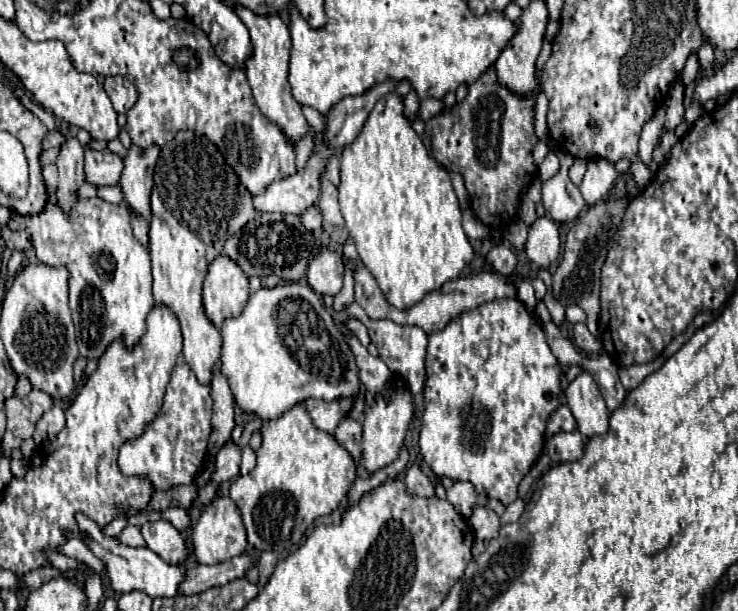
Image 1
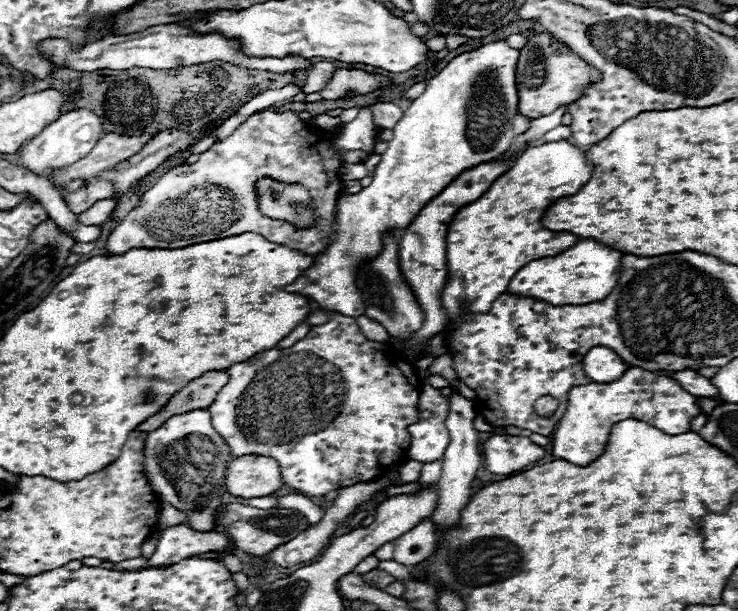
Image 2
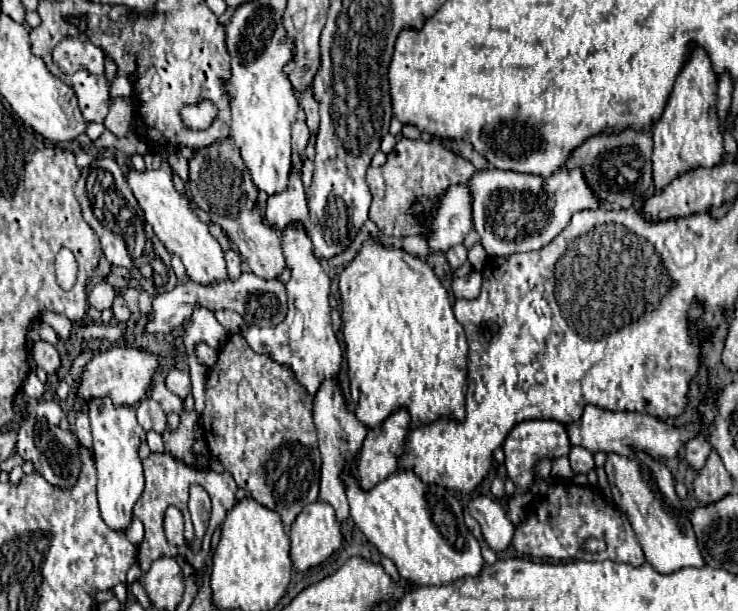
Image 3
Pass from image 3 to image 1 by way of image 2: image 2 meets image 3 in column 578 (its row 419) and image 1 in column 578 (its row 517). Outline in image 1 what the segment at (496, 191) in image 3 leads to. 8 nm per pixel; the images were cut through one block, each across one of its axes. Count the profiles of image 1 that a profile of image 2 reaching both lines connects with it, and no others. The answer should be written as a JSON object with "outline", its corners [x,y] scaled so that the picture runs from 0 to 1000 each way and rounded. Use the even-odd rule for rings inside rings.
{"outline":[[[756,249],[756,259],[759,282],[734,301],[734,334],[751,363],[775,367],[791,344],[794,331],[786,308],[770,291],[770,272],[775,268],[775,255],[770,255],[770,249]]]}

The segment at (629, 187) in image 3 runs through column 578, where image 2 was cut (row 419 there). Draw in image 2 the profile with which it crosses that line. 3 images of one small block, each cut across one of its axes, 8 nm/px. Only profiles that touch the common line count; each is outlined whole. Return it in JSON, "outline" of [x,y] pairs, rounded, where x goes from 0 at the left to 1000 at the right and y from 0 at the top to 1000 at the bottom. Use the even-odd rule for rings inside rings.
{"outline":[[[287,606],[282,612],[274,612],[271,619],[263,619],[260,625],[255,625],[255,632],[249,632],[249,638],[241,638],[230,651],[230,658],[228,658],[228,664],[222,664],[222,671],[217,671],[206,684],[190,691],[187,704],[206,707],[238,678],[282,668],[293,655],[293,645],[309,628],[309,622],[312,622],[312,615],[306,606]]]}

